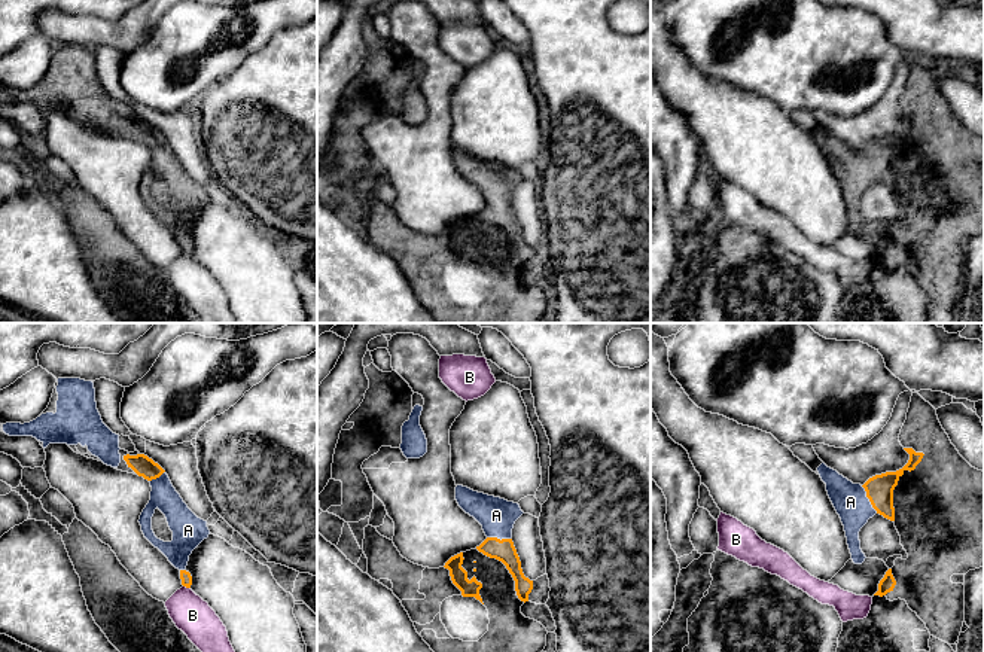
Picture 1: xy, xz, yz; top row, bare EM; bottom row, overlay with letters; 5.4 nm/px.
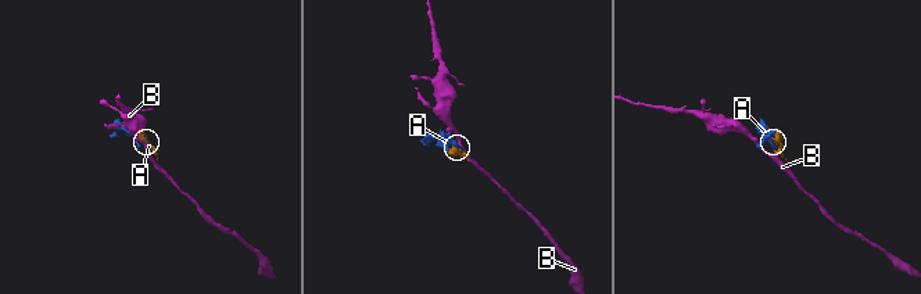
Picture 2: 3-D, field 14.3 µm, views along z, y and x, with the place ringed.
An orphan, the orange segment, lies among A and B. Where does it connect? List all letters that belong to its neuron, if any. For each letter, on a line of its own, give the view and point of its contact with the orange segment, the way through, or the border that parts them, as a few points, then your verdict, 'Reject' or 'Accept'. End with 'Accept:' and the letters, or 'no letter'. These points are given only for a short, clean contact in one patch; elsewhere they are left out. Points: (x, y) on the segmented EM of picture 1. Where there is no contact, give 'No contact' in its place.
A: Touches orange at yz (868, 497). Accept
B: Touches orange at xy (186, 587). Boundary: xy (183, 585), (189, 588). Reject
Accept: A

